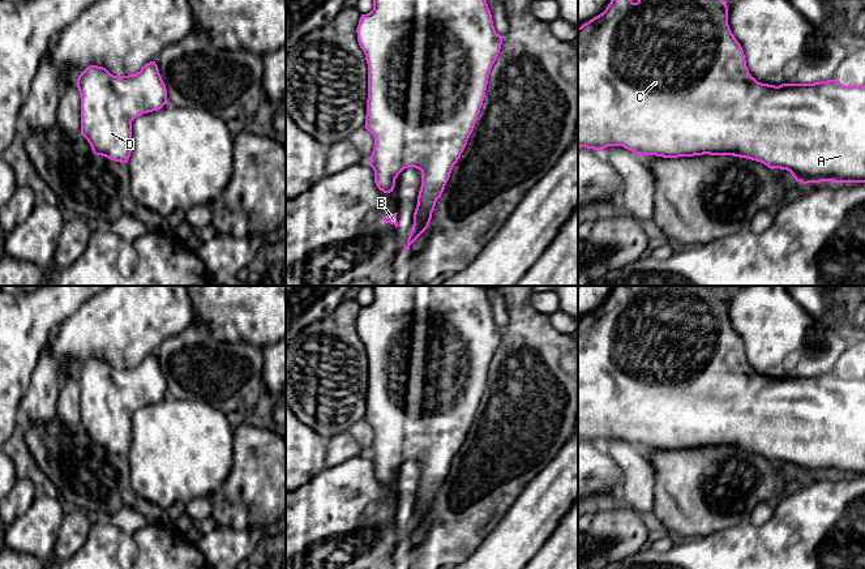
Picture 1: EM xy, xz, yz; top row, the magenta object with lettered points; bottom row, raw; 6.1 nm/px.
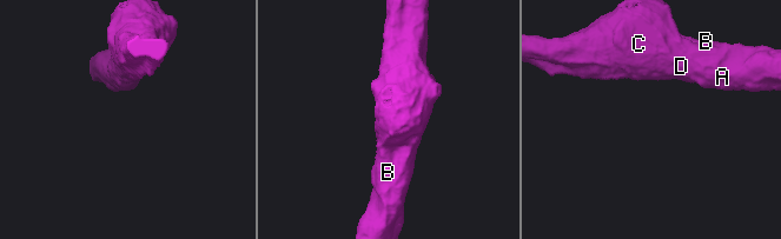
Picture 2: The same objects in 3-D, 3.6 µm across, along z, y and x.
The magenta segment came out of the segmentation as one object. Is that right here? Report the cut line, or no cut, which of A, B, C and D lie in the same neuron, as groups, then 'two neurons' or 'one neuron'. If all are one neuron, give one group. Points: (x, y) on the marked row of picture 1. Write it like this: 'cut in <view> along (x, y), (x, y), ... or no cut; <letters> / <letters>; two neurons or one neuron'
no cut; A B C D; one neuron

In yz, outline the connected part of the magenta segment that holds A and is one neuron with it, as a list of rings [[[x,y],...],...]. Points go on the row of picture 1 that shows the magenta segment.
[[[611,0],[603,13],[578,27],[578,146],[600,151],[622,146],[639,155],[663,158],[733,155],[761,162],[771,170],[787,170],[802,184],[865,183],[865,85],[845,86],[835,80],[779,86],[758,82],[749,73],[742,47],[729,29],[725,0]]]

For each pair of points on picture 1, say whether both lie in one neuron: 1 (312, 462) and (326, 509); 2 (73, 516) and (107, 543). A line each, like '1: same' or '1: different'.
1: different
2: different

